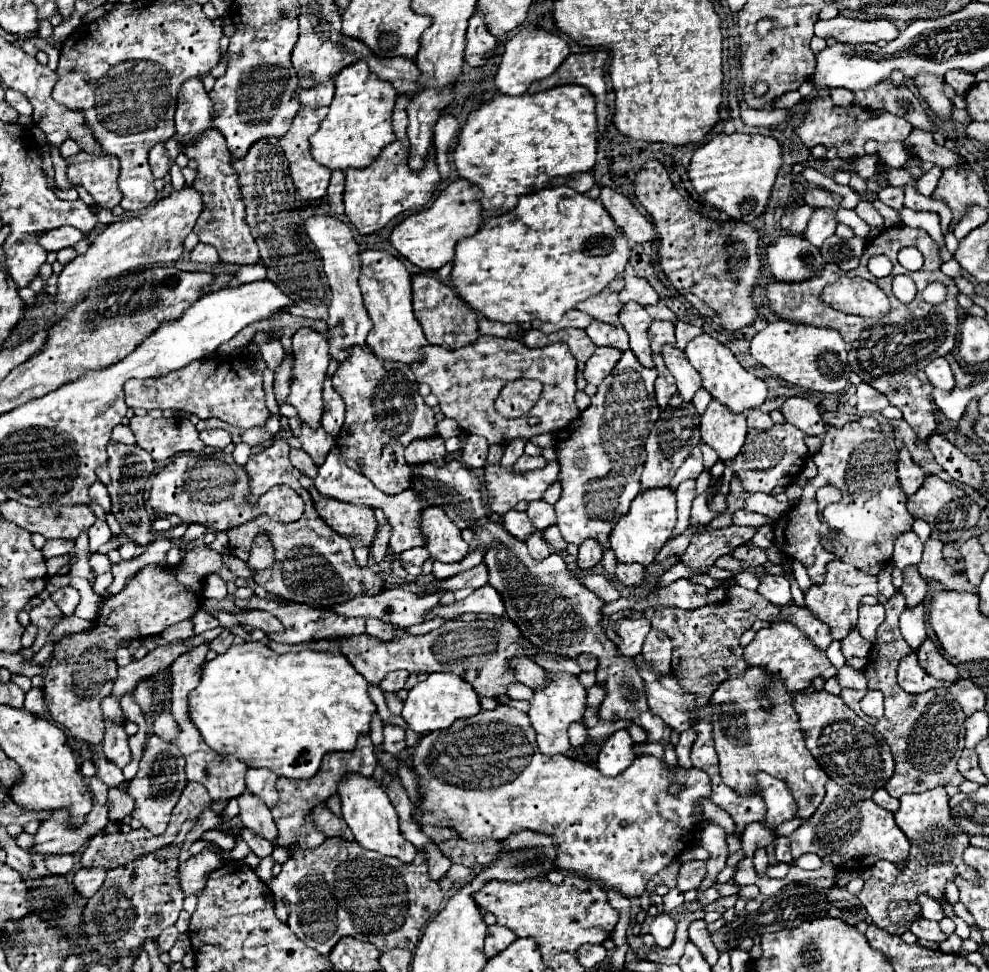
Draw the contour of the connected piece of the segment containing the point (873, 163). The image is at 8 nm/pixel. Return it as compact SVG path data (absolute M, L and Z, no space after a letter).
M866 155L866 157L858 157L854 159L854 173L858 173L862 179L868 179L876 173L880 173L880 159L876 155Z

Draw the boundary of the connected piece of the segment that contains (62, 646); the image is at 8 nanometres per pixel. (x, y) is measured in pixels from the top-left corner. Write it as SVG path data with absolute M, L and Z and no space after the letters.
M194 543L192 549L186 551L184 561L180 565L180 569L164 569L160 565L146 565L144 569L140 569L130 581L128 585L112 597L106 597L102 607L100 607L100 615L94 623L94 629L88 633L76 633L70 637L64 637L60 643L56 643L54 647L54 657L50 661L50 667L44 675L44 699L48 703L48 711L52 715L52 719L56 723L60 723L62 727L68 729L68 733L76 739L76 741L84 741L90 745L98 745L102 743L104 737L104 717L102 717L102 709L100 703L104 697L110 695L114 679L116 679L116 669L118 665L114 663L114 653L118 649L118 643L122 639L144 639L148 635L160 635L164 629L168 629L174 623L180 623L184 619L190 619L202 601L202 585L208 573L218 573L226 583L234 581L234 573L224 565L220 553L212 551L206 543Z

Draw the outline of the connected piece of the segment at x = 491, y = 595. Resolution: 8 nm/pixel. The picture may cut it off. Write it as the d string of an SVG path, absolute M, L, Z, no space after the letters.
M484 585L484 587L476 589L470 597L466 597L462 601L454 601L452 605L438 603L434 609L430 609L424 615L424 621L436 619L436 617L452 621L452 619L458 619L464 613L478 613L478 615L480 613L492 613L492 615L502 615L504 613L504 603L502 603L498 591L492 585Z

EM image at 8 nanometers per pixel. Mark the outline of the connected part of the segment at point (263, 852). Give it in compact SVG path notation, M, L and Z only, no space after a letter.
M246 827L240 831L240 837L250 845L250 849L258 855L258 857L268 857L274 851L274 845L270 841L266 841L264 837L258 837L254 833L250 833Z

